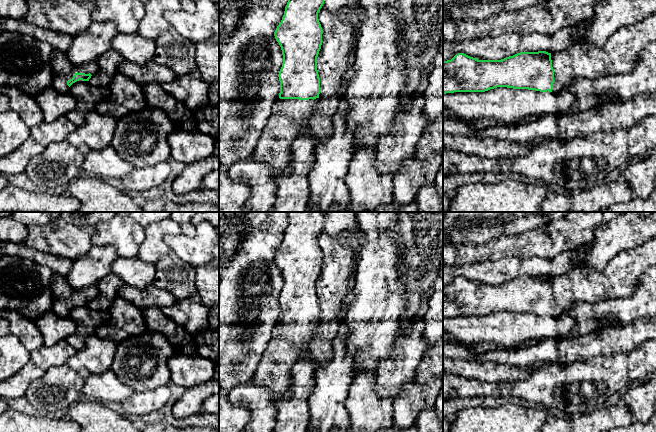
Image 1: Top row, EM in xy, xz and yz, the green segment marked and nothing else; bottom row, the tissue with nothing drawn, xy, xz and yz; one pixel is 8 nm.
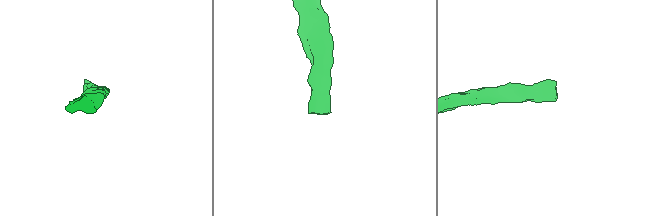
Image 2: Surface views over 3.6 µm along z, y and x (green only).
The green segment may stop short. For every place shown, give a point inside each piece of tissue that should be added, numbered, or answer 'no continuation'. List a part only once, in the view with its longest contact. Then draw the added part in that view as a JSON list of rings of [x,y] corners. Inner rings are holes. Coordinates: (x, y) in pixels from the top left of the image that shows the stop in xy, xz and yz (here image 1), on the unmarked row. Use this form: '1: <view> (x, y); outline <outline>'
1: yz (619, 279); outline [[[656,237],[644,244],[614,256],[603,271],[597,271],[589,265],[579,266],[567,274],[552,277],[554,307],[552,316],[558,318],[574,304],[586,302],[595,304],[602,300],[627,298],[635,291],[640,277],[656,266]]]

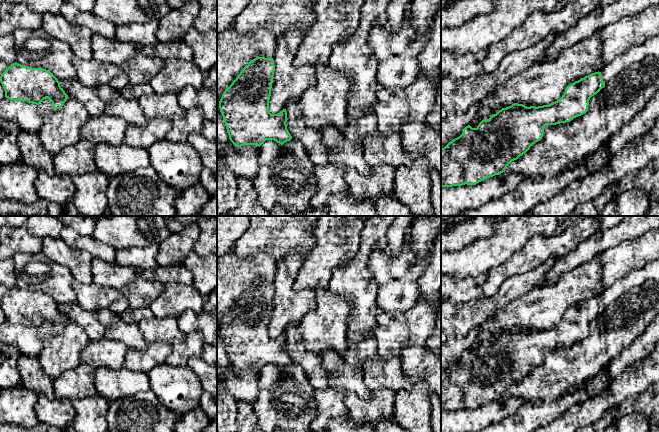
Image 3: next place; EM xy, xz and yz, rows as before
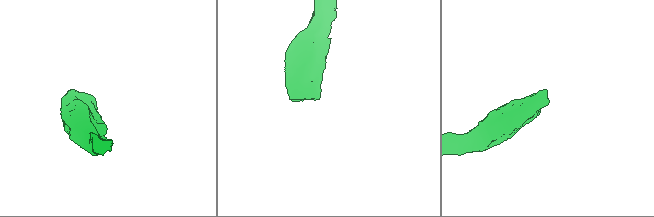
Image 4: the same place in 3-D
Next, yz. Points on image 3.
1: yz (650, 271); outline [[[659,259],[644,265],[642,268],[629,272],[606,289],[601,294],[603,305],[607,307],[617,301],[623,293],[642,285],[647,280],[659,282]]]

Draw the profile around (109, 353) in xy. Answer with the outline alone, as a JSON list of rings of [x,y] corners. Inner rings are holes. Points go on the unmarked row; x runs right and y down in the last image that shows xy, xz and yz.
[[[103,337],[100,340],[90,341],[81,353],[82,362],[92,367],[107,367],[119,370],[124,367],[127,347],[117,341]]]

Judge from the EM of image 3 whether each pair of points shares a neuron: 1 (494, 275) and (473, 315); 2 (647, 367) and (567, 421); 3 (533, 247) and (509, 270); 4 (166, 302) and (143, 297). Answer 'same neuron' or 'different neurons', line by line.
1: different neurons
2: same neuron
3: same neuron
4: different neurons

